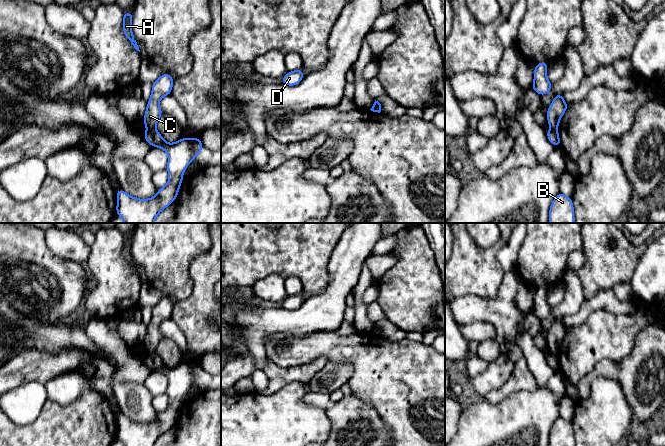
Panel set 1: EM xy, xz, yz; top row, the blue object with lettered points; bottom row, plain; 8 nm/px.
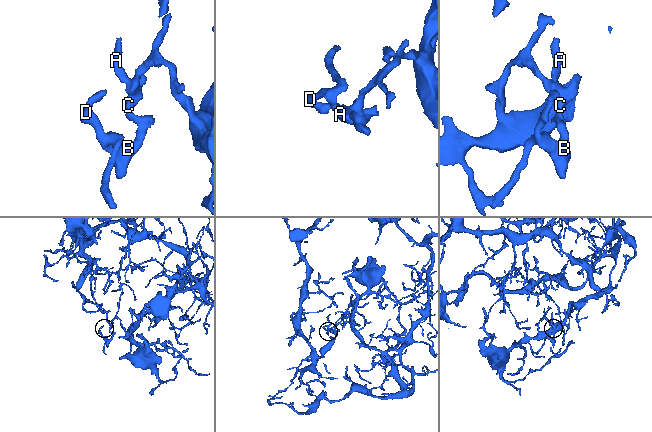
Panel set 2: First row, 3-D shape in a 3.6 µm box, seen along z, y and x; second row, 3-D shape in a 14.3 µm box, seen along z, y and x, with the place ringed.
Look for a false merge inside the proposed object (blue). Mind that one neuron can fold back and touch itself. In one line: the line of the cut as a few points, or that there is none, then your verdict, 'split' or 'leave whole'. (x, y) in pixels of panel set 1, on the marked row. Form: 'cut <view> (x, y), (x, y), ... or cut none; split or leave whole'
cut xy (154, 127), (148, 130); split

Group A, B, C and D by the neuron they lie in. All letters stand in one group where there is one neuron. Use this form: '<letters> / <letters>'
A C / B D

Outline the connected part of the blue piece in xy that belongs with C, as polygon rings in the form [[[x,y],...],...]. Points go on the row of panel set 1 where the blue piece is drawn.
[[[168,73],[162,74],[152,84],[152,93],[147,102],[147,109],[144,114],[143,122],[146,128],[154,129],[159,118],[163,114],[159,106],[159,101],[162,97],[171,95],[174,78]]]

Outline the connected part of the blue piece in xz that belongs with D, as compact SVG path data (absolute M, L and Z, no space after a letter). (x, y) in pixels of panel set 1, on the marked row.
M298 69L295 71L288 71L288 73L284 75L281 79L282 79L282 83L285 85L295 86L302 81L304 76L305 74L303 73L302 69Z

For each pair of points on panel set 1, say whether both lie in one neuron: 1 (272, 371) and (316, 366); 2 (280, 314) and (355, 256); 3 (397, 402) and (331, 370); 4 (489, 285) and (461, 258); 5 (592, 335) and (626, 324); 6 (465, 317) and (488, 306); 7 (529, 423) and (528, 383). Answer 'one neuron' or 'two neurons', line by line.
1: one neuron
2: one neuron
3: two neurons
4: one neuron
5: one neuron
6: one neuron
7: two neurons

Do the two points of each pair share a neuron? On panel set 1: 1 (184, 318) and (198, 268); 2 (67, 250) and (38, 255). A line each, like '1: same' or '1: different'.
1: same
2: different

